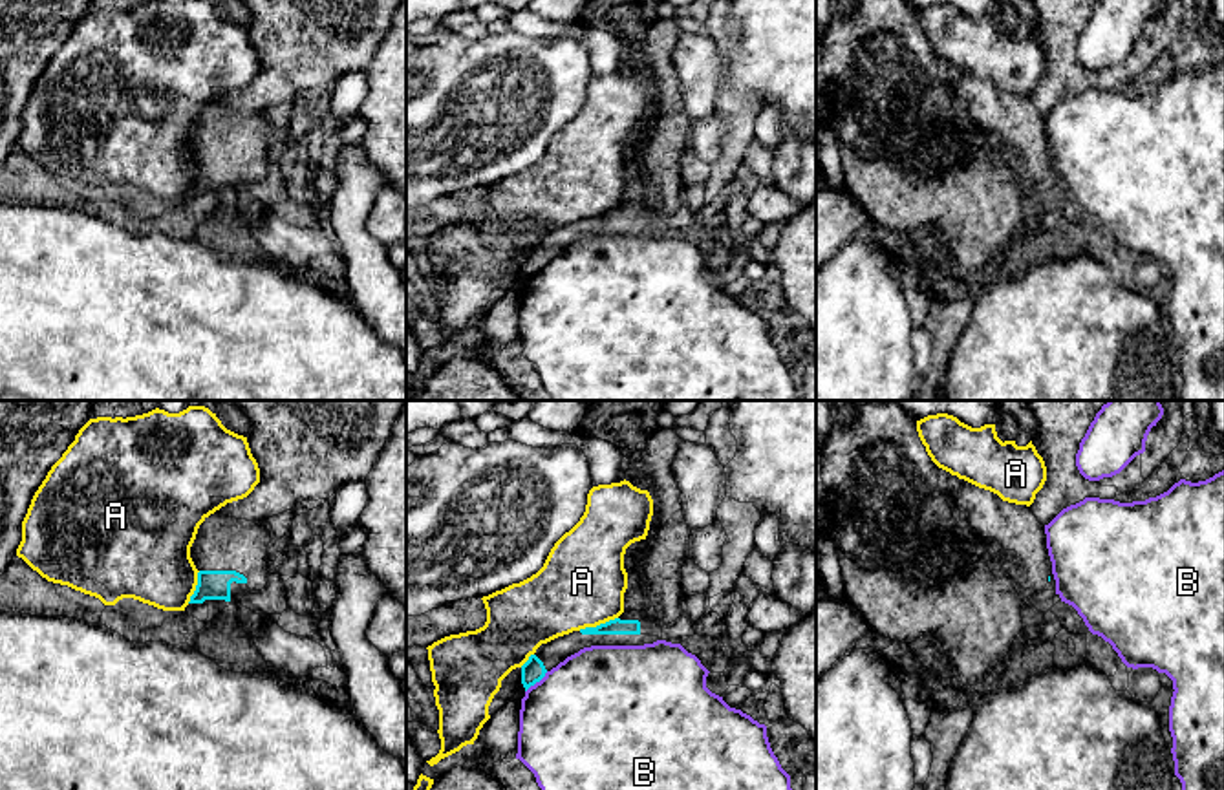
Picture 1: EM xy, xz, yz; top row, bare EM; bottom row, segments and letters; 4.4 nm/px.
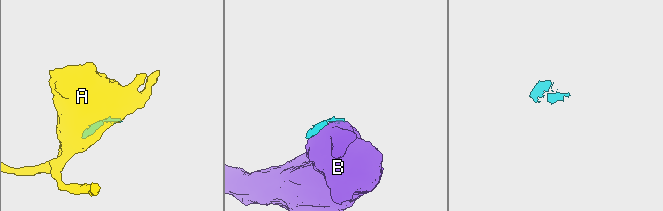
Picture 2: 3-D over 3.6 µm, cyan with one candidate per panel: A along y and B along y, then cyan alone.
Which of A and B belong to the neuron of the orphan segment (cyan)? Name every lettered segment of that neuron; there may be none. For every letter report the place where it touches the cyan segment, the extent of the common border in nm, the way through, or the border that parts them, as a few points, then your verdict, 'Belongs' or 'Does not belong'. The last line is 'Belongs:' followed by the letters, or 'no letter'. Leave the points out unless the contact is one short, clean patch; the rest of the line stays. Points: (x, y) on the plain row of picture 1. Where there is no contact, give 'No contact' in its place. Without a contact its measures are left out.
A: Touches cyan at xz (597, 216). Shared border 190 nm. Does not belong
B: Touches cyan at xz (536, 271). Shared border 140 nm. Does not belong
Belongs: no letter

